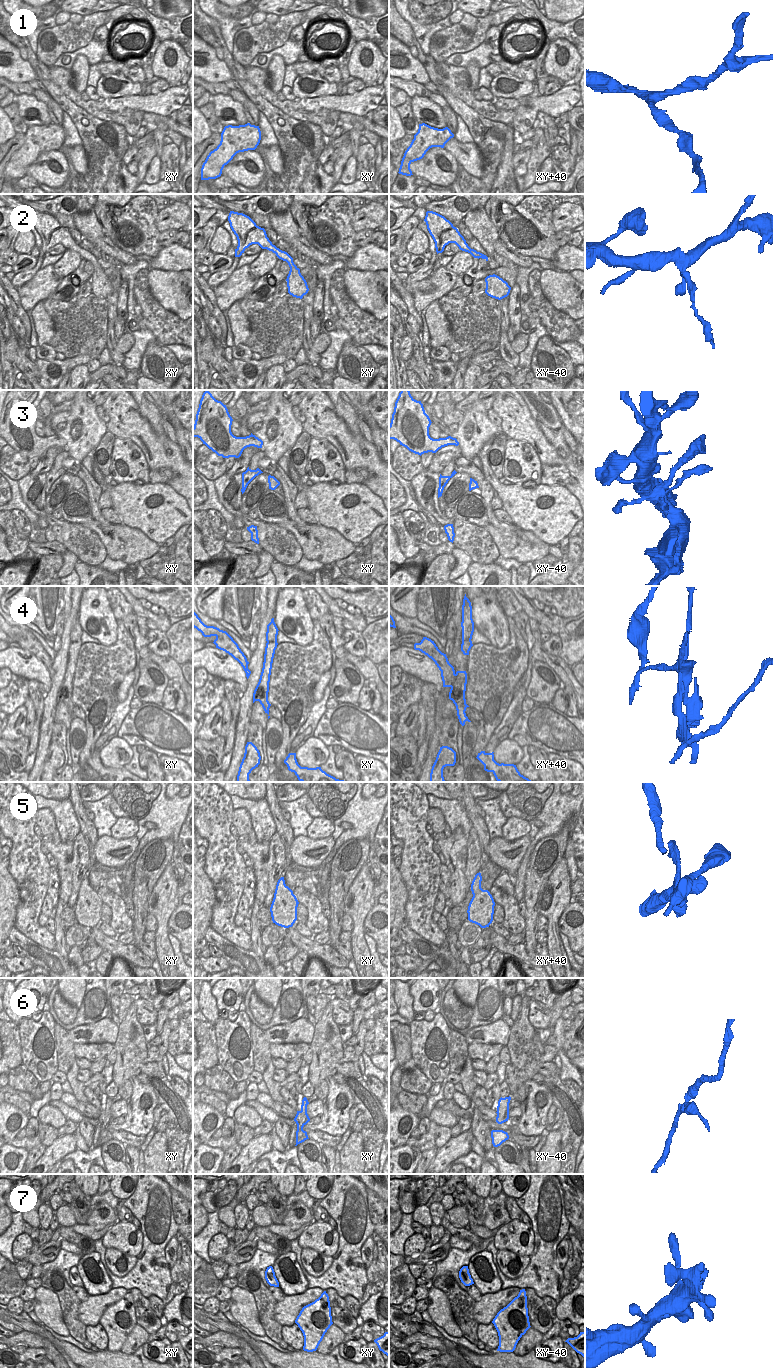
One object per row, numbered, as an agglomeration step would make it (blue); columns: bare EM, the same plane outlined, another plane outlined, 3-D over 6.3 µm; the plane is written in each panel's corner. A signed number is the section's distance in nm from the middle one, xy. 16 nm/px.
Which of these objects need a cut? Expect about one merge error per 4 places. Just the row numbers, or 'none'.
2, 4

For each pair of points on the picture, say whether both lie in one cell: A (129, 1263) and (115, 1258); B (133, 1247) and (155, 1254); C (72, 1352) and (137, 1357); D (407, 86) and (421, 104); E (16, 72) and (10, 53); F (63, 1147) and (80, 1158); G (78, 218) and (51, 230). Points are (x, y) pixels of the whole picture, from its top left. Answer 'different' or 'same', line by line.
A: same
B: different
C: same
D: different
E: same
F: different
G: different

